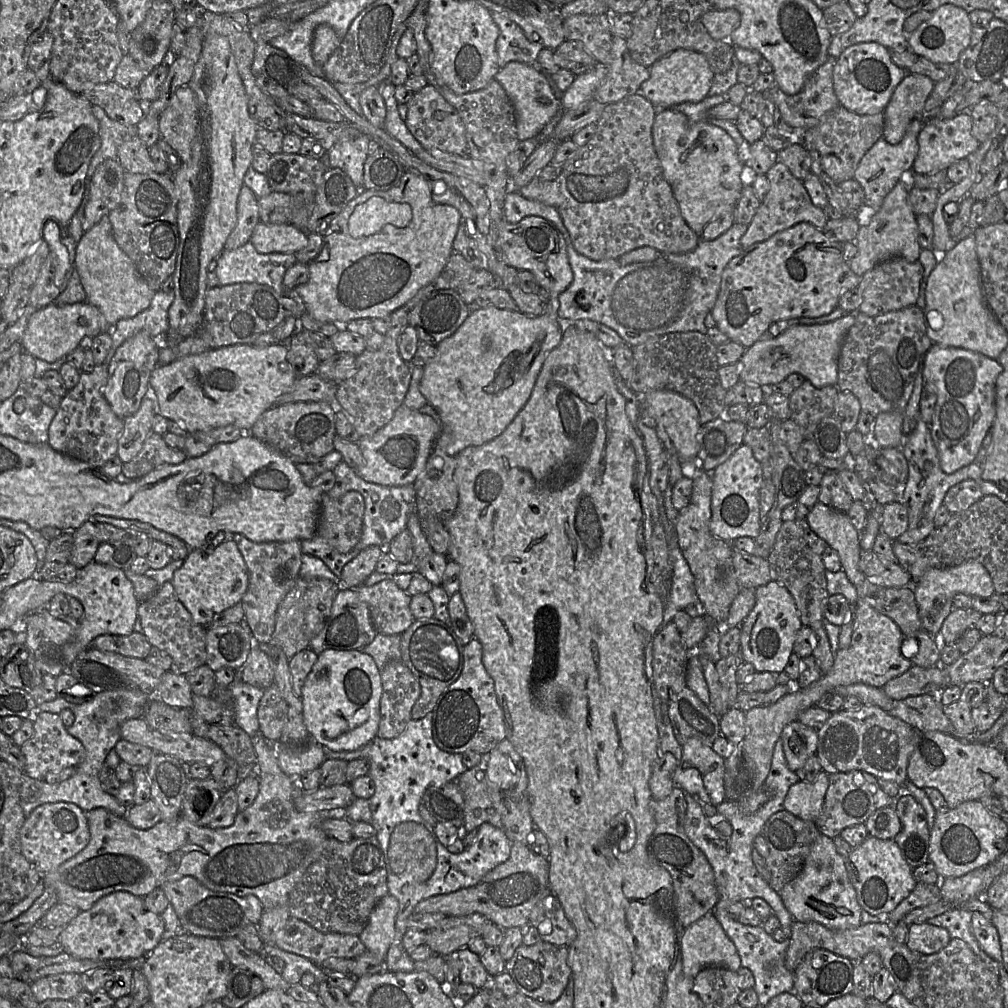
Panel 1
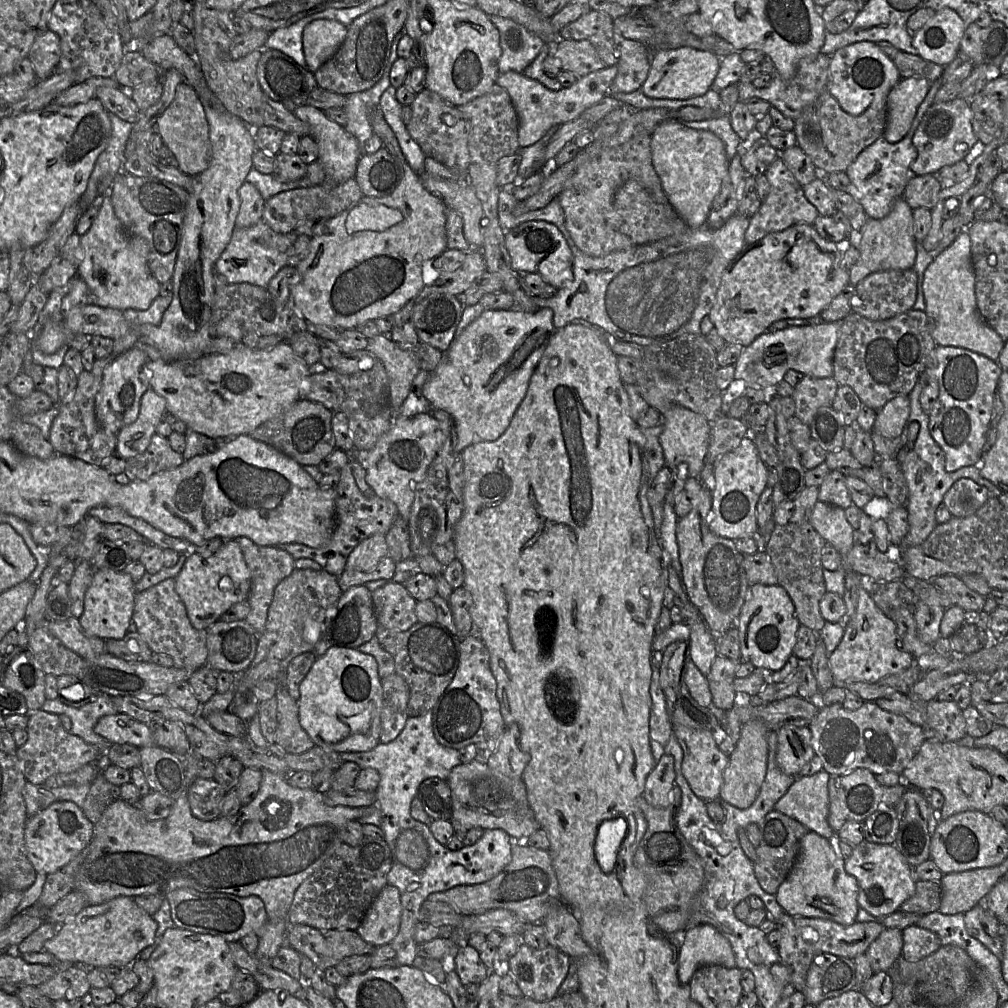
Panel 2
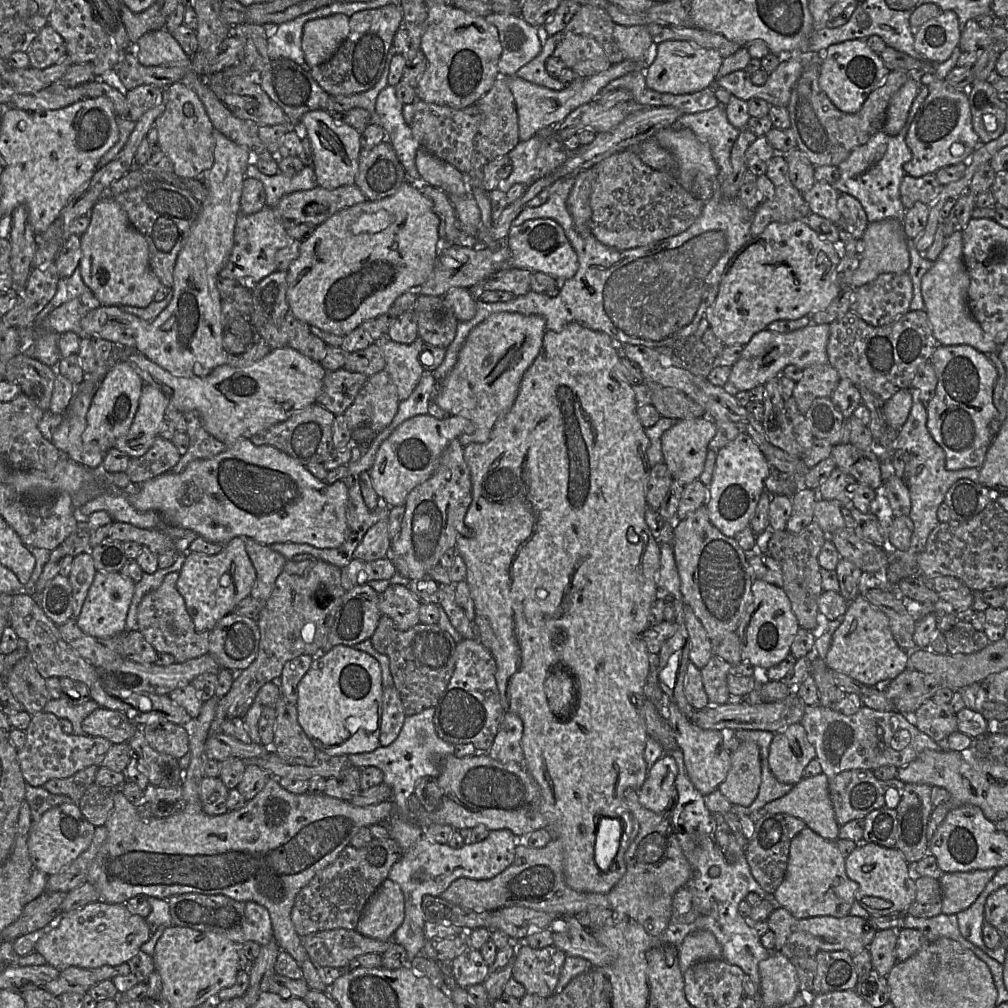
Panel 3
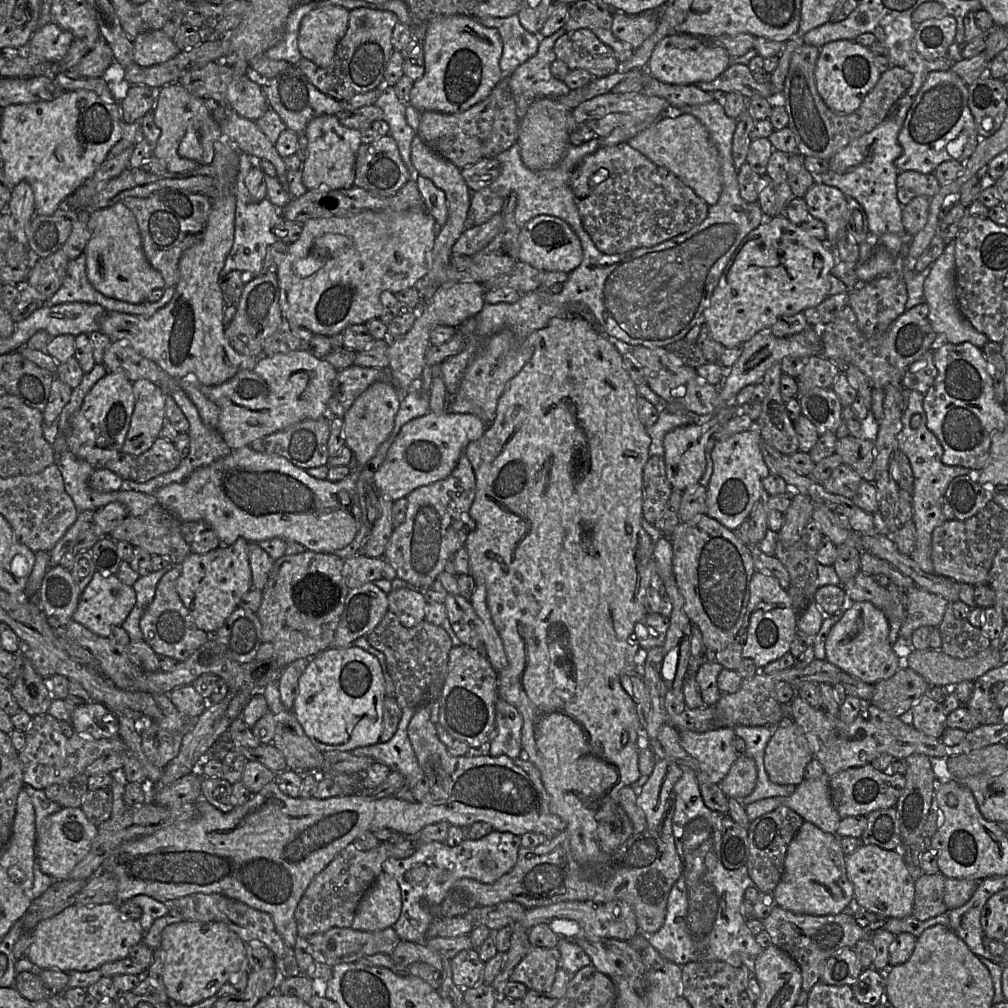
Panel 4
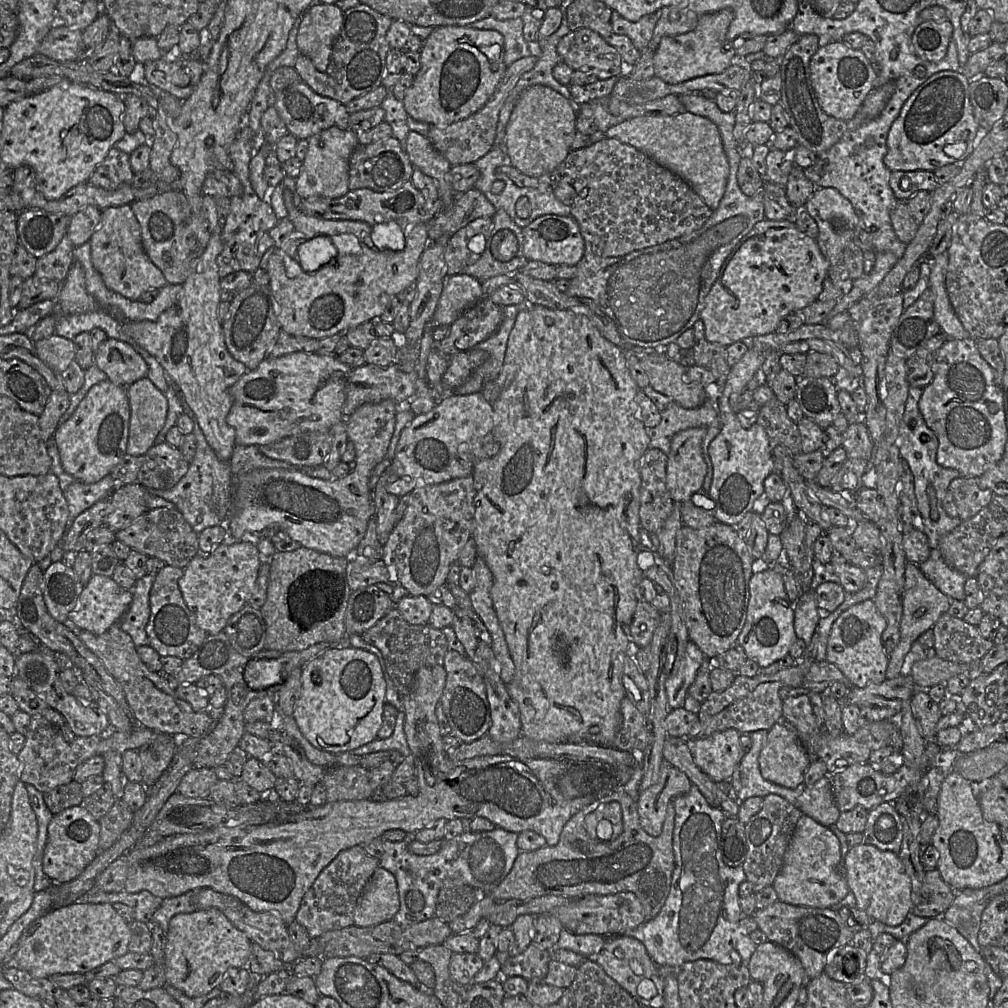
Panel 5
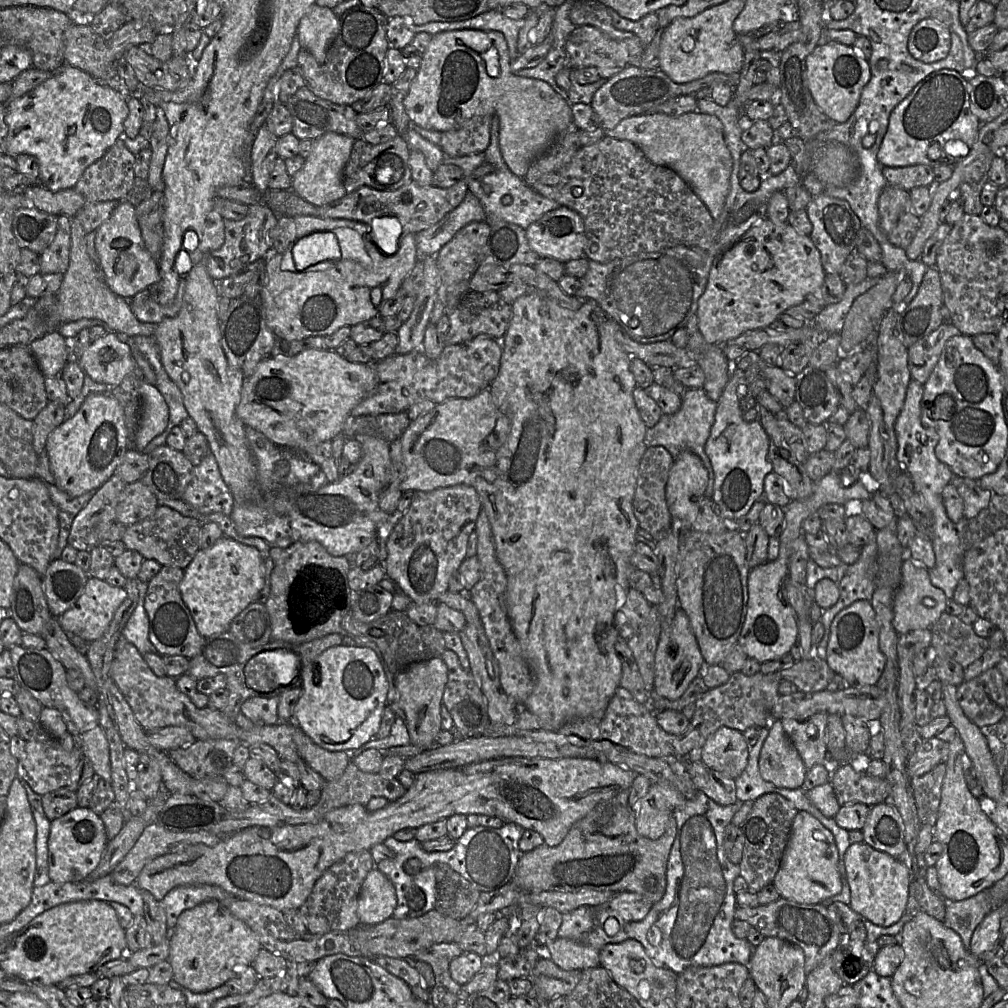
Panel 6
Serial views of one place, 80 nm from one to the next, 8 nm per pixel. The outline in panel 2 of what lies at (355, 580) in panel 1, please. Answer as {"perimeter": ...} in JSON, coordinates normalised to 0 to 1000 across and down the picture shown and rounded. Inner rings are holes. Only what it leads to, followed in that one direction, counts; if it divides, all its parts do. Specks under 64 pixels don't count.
{"perimeter":[[[371,530],[357,538],[347,549],[342,563],[359,567],[369,566],[377,556],[385,552],[381,530]]]}

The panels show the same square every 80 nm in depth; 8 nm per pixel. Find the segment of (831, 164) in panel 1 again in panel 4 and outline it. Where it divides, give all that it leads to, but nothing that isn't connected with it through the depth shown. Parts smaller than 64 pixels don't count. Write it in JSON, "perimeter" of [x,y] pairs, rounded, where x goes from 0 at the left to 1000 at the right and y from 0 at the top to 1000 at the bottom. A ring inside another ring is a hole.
{"perimeter":[[[798,43],[787,52],[778,80],[777,98],[783,118],[782,126],[791,140],[791,152],[798,156],[823,159],[846,139],[865,130],[881,116],[891,98],[903,86],[906,74],[894,66],[876,69],[853,106],[842,114],[831,114],[818,103],[810,87],[808,69],[813,50],[810,46]]]}

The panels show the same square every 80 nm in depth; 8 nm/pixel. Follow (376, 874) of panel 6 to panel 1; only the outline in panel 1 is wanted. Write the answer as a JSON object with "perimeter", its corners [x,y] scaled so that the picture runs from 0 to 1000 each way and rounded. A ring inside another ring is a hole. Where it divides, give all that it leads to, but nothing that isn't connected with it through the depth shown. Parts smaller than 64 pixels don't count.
{"perimeter":[[[386,886],[375,895],[363,920],[356,928],[364,943],[380,951],[383,950],[392,929],[392,913],[395,904],[395,893]]]}

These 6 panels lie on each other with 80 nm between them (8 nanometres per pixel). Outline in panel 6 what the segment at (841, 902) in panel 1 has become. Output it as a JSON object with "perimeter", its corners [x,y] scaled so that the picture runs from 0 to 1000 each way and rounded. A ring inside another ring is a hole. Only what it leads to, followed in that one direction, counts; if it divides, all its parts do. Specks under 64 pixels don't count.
{"perimeter":[[[793,805],[790,808],[774,861],[766,876],[774,890],[796,897],[813,897],[834,885],[835,871],[831,864],[827,829],[802,806]]]}

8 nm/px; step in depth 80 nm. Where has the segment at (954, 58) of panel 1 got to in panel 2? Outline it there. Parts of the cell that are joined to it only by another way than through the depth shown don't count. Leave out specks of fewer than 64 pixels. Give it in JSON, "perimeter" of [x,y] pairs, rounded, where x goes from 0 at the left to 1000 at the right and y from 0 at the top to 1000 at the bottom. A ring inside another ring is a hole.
{"perimeter":[[[935,8],[906,33],[905,45],[916,59],[939,65],[952,52],[959,25],[943,8]]]}

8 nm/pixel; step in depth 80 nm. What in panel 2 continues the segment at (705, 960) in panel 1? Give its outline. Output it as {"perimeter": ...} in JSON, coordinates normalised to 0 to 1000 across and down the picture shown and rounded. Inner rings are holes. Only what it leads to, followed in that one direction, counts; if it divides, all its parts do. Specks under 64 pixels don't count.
{"perimeter":[[[704,917],[684,919],[676,928],[673,958],[675,974],[684,976],[689,963],[696,957],[730,959],[723,933]]]}

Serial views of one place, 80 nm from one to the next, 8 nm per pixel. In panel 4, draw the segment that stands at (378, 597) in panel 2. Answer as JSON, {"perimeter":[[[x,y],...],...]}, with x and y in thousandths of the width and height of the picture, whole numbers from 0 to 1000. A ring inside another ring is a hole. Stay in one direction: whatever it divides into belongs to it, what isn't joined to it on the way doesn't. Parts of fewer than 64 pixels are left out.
{"perimeter":[[[397,583],[384,589],[385,603],[397,618],[408,623],[422,615],[424,597],[415,584]]]}

